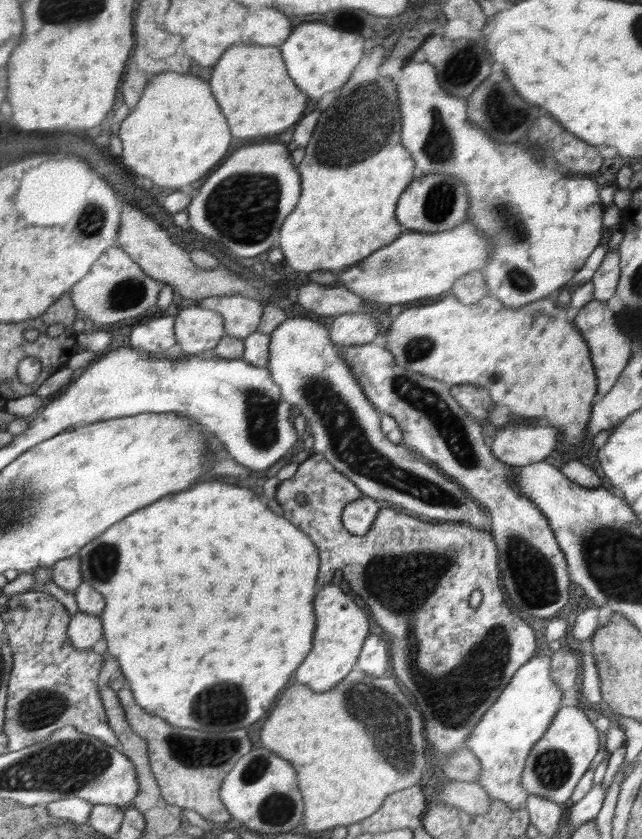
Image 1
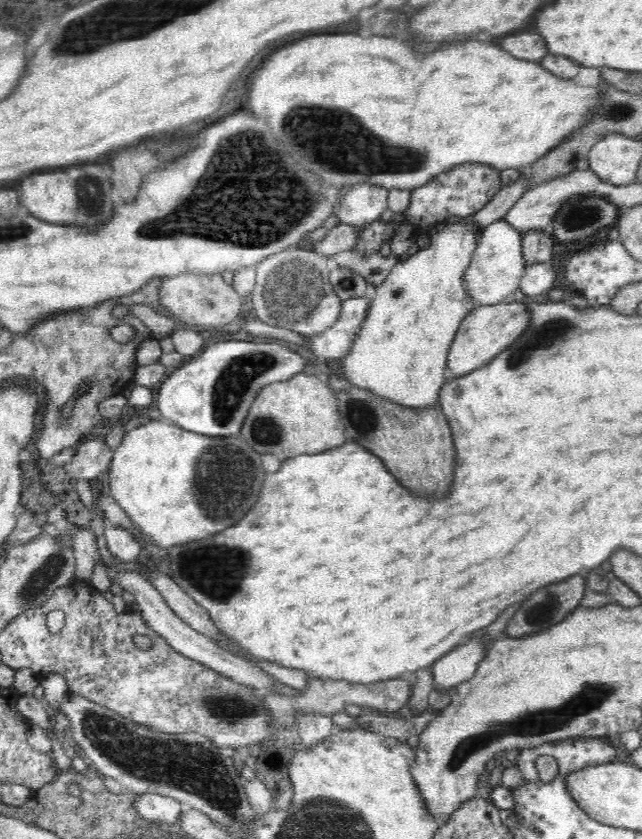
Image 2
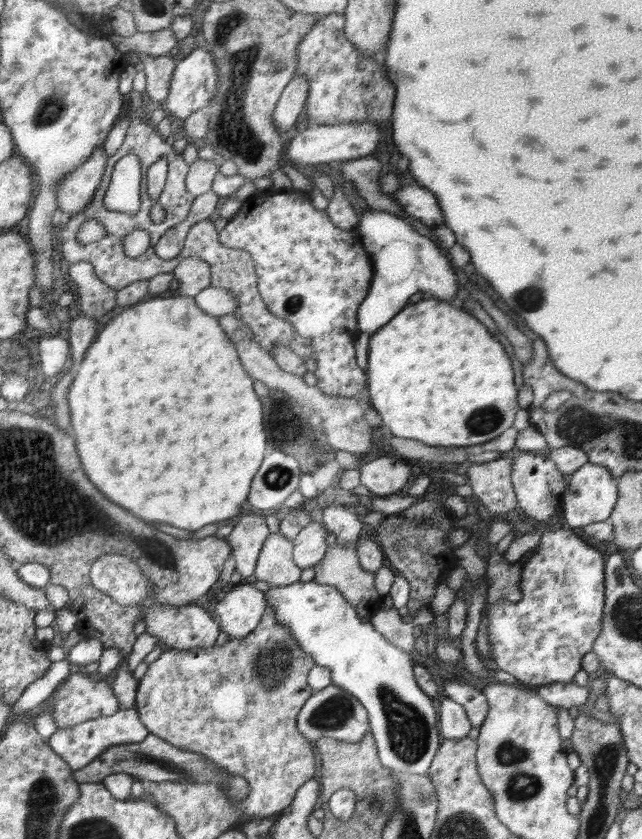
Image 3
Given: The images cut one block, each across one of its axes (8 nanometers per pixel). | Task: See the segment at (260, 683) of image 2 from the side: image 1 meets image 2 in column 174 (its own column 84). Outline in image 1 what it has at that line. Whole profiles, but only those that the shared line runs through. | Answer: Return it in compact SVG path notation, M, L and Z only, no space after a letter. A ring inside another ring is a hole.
M78 610L71 618L68 635L74 648L88 650L98 640L103 638L103 626L99 615L88 614L87 612L80 612Z

